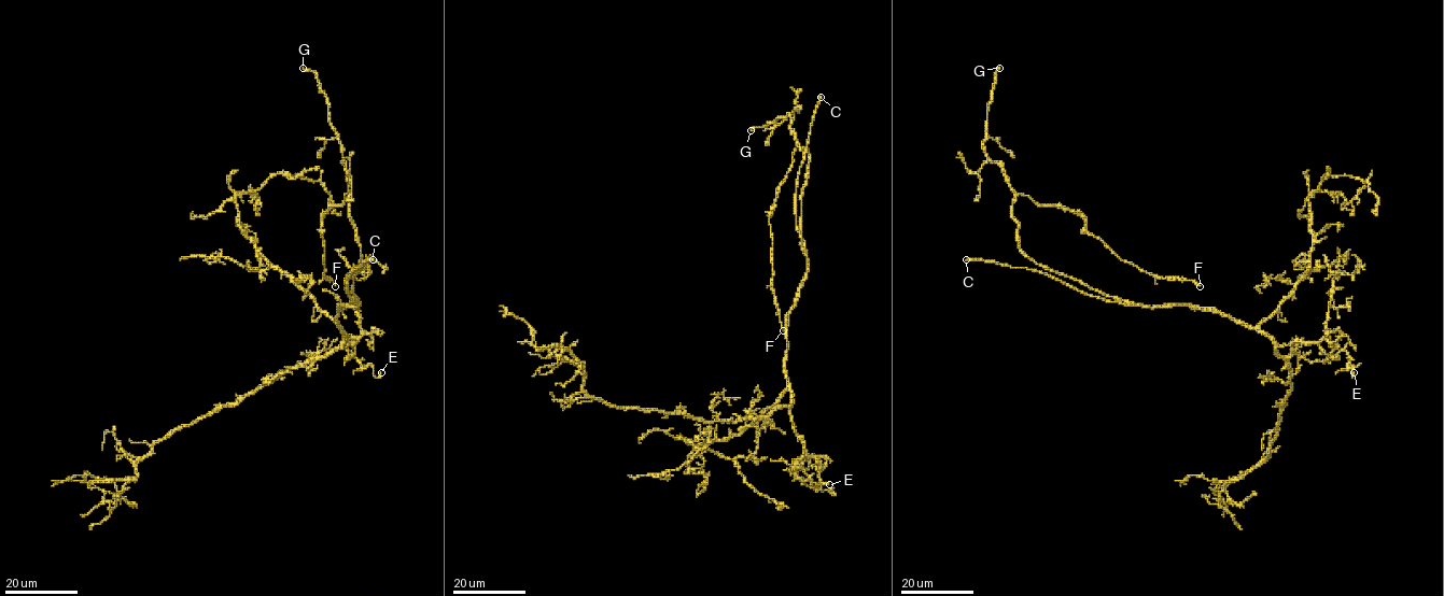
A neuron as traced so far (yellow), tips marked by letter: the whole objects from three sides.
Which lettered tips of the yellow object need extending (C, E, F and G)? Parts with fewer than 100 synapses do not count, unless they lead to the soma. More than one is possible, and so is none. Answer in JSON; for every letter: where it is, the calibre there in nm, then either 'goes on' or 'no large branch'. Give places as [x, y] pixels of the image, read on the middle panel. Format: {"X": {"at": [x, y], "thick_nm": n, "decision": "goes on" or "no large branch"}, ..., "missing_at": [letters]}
{"C": {"at": [821, 97], "thick_nm": 220, "decision": "goes on"}, "E": {"at": [829, 484], "thick_nm": 130, "decision": "no large branch"}, "F": {"at": [783, 330], "thick_nm": 240, "decision": "no large branch"}, "G": {"at": [751, 130], "thick_nm": 240, "decision": "no large branch"}, "missing_at": ["C"]}

